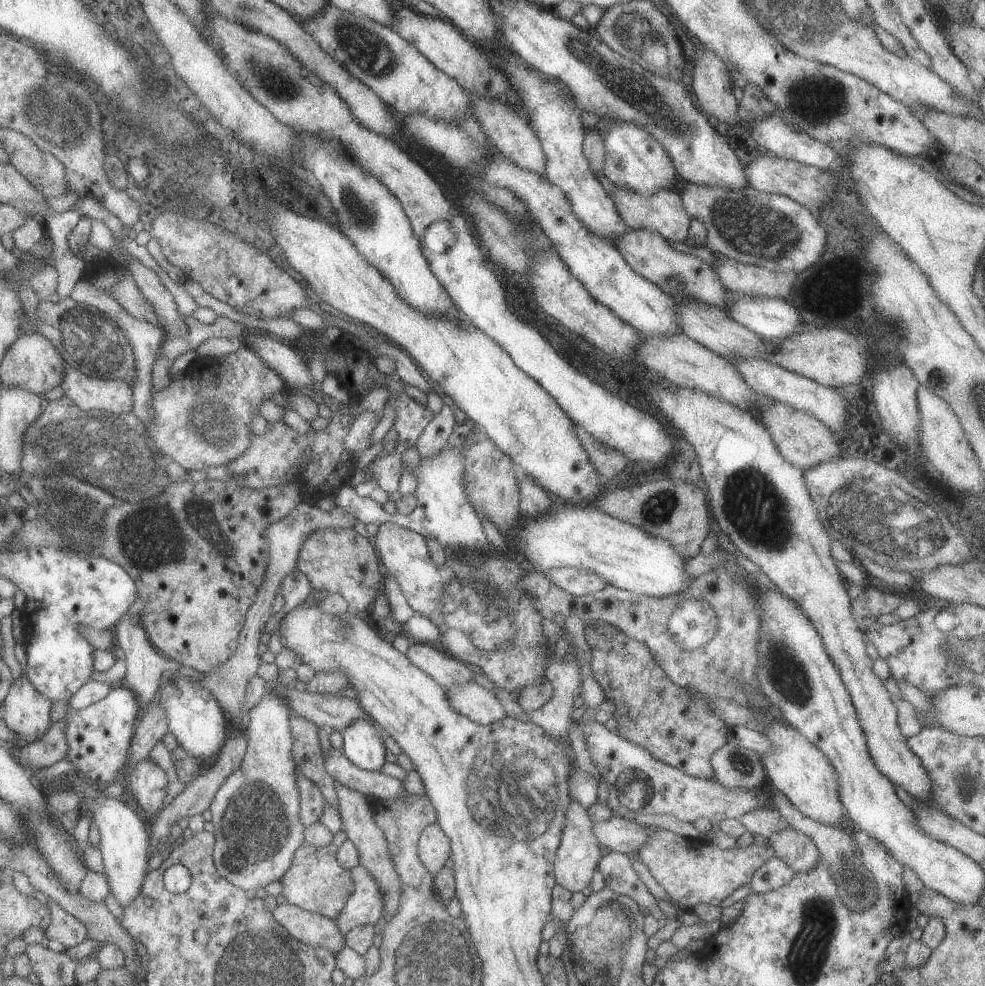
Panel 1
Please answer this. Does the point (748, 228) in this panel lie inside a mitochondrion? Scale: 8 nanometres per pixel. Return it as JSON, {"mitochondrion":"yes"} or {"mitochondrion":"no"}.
{"mitochondrion":"yes"}

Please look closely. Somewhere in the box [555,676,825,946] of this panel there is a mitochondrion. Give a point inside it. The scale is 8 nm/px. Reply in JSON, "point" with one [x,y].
{"point":[739,758]}

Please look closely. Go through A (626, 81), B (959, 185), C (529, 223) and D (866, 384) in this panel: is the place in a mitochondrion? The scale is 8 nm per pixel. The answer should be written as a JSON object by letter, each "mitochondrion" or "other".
{"A":"mitochondrion","B":"other","C":"other","D":"other"}

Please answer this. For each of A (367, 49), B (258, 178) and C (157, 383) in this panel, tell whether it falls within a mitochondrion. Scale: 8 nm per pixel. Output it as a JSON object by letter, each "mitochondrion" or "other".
{"A":"mitochondrion","B":"other","C":"other"}

